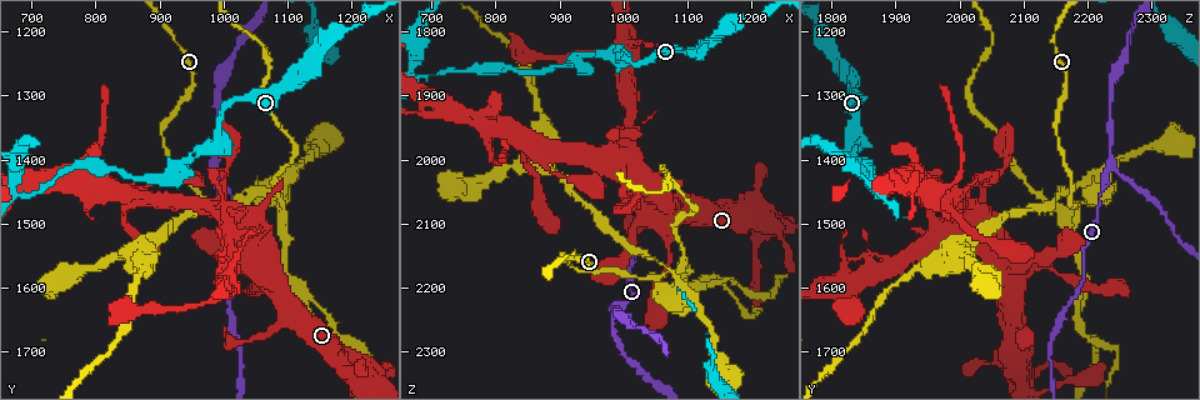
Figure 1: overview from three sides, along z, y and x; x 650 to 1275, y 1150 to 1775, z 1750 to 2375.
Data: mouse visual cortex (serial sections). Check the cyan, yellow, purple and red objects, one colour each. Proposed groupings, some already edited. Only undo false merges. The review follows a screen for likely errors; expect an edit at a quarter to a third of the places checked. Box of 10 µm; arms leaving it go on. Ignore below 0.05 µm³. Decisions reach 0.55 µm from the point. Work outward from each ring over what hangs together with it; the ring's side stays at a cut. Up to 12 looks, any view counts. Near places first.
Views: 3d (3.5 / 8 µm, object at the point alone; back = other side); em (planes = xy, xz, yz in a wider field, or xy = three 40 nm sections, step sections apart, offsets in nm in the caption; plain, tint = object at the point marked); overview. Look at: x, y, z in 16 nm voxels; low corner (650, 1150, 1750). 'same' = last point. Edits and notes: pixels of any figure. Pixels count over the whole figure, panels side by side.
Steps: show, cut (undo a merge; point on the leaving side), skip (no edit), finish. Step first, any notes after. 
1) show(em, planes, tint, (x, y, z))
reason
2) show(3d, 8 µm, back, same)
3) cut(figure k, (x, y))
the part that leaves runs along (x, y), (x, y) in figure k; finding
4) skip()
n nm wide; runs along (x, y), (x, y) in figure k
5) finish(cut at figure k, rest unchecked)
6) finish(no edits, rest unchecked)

show(3d, 3.5 µm, (985, 1415, 2230))
three arms meet

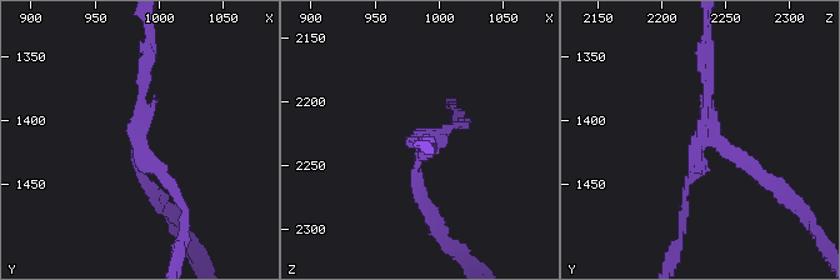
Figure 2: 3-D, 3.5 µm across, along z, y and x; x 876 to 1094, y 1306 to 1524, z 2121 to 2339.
show(em, xy, step 2, tint, (986, 1412, 2232))
shape alone is not enough

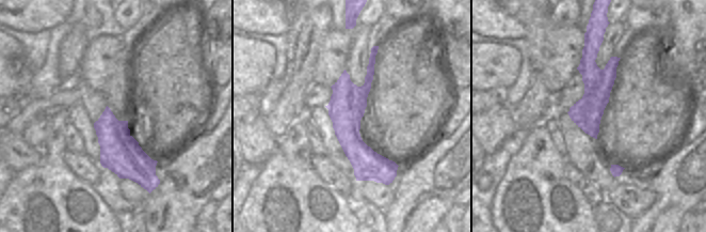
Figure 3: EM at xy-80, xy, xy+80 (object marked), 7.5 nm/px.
cut(figure 2, (749, 160))
arms of 100, 150, 150 nm; two cells meet here

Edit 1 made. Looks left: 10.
show(overview)

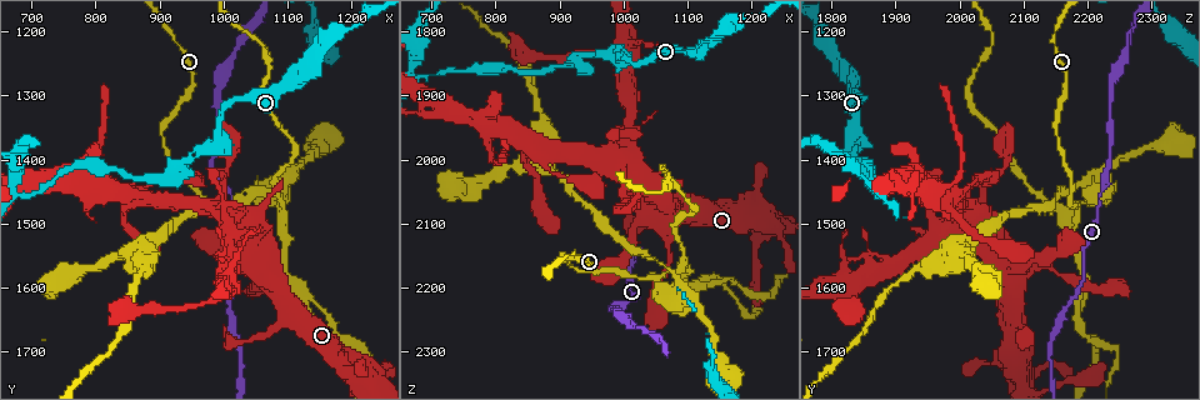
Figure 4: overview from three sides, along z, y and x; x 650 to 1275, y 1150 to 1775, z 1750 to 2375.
show(3d, 3.5 µm, back, (1120, 1595, 2195))
three arms meet

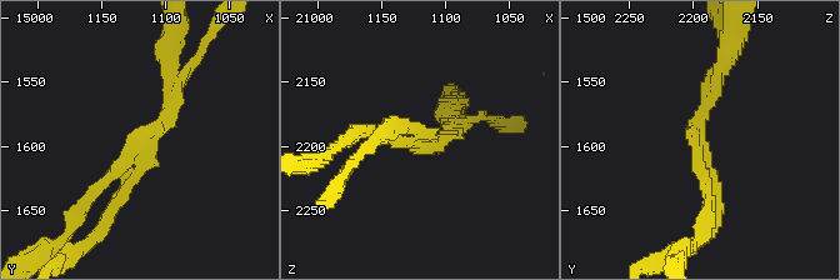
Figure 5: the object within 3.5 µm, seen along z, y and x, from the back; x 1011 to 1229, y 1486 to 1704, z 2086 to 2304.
show(em, xy, step 5, tint, (1118, 1600, 2198))
3 arms; arms of 150, 150, 200 nm

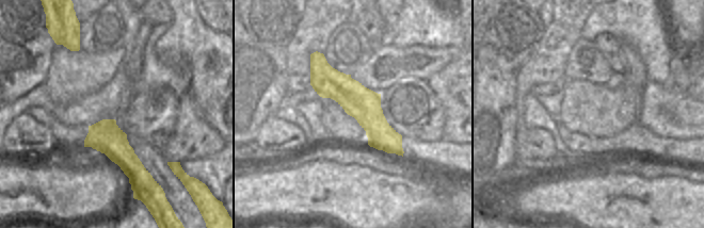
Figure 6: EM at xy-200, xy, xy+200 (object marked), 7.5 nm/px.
cut(figure 5, (734, 39))
the part that leaves runs along (171, 75), (171, 33) in figure 5; a second cell is stuck on

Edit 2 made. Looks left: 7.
show(overview)

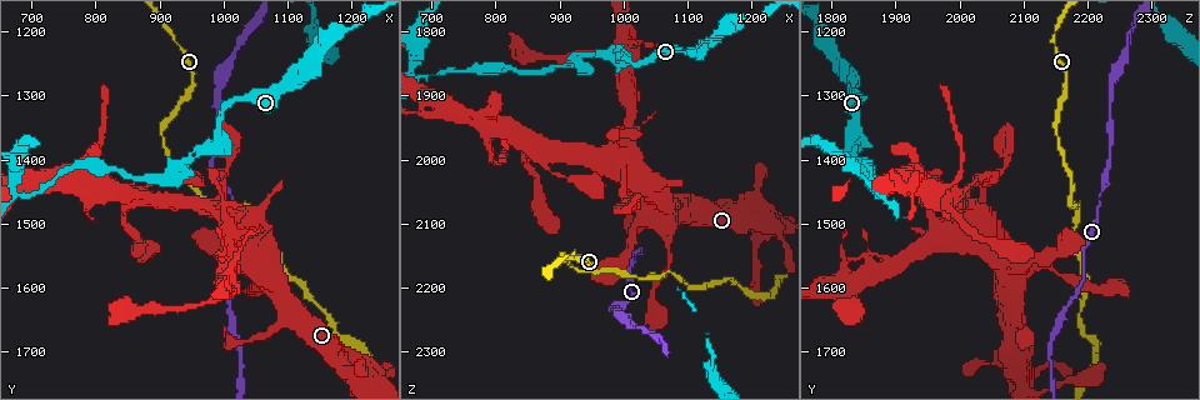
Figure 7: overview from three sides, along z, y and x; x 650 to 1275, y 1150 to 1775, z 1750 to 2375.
show(3d, 3.5 µm, (980, 1390, 1830))
sharp bend

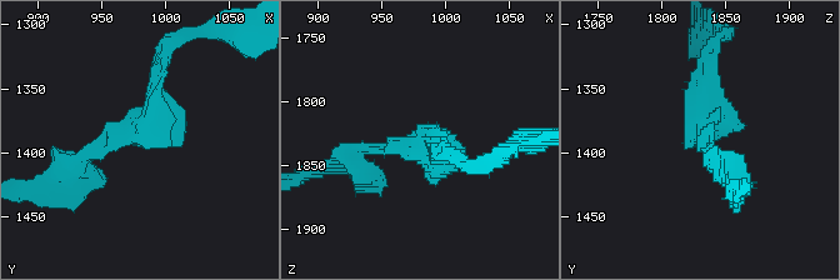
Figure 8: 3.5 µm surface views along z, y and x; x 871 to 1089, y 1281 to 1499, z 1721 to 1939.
show(em, planes, tint, (982, 1390, 1828))
arms of 150, 200 nm

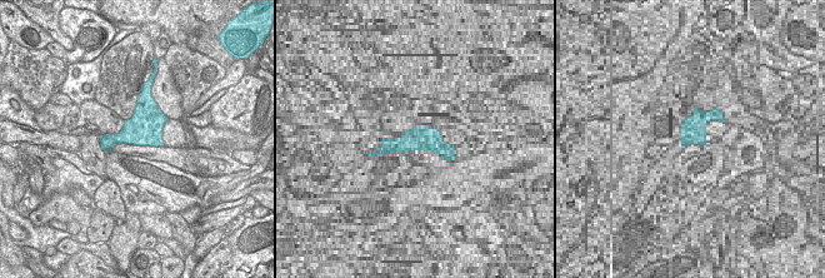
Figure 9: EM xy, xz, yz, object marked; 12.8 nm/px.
skip()
440 nm wide; runs along (160, 65), (149, 130), (73, 169) in figure 8; one cell here

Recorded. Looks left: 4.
show(3d, 3.5 µm, (785, 1400, 1930))
narrows sharply

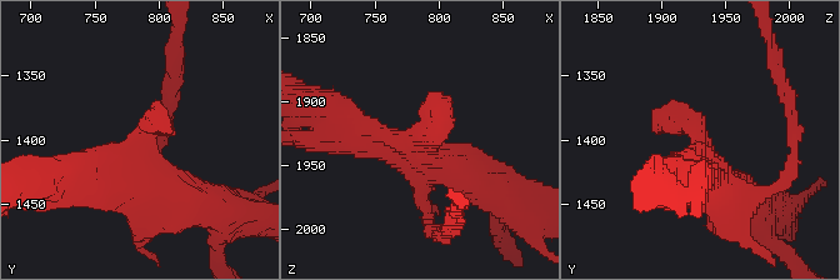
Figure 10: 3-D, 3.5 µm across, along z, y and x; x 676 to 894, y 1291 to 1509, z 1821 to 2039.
show(em, xy, step 2, tint, (788, 1396, 1932))

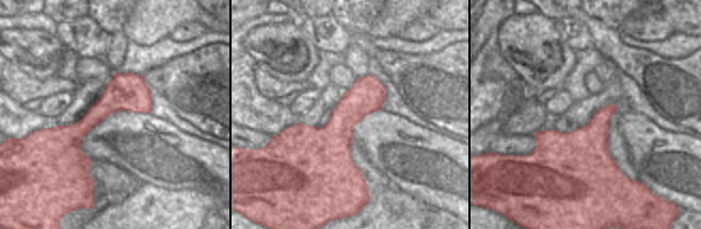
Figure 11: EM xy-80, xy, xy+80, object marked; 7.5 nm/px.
skip()
runs along (724, 194), (695, 125), (653, 109) in figure 10; all the same cell

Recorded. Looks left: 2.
show(3d, 3.5 µm, back, (690, 1455, 1870))
three arms meet

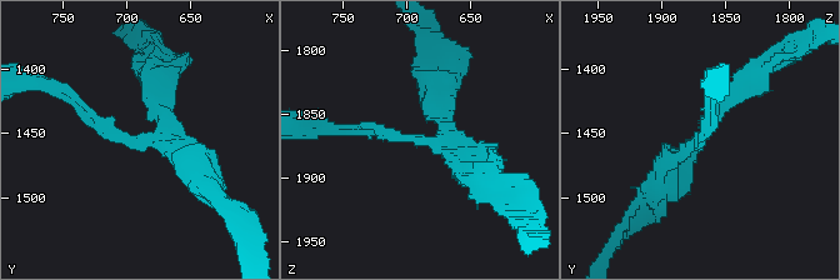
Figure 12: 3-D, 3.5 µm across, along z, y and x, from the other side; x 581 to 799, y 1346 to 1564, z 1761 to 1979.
show(em, xy, step 3, tint, (690, 1456, 1868))
3 arms; arms of 150, 200, 250 nm

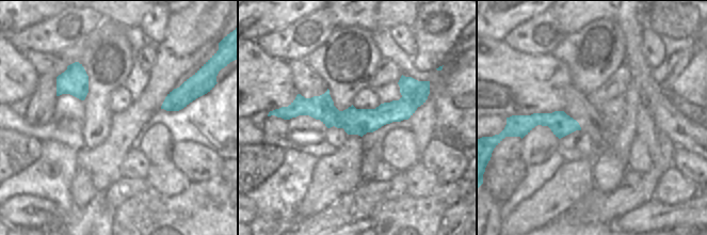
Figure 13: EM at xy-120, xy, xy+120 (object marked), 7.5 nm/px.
skip()
runs along (350, 131), (438, 141), (430, 103) in figure 12; continuous, no second cell

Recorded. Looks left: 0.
finish(cut at figure 2, cut at figure 5, rest unchecked)

